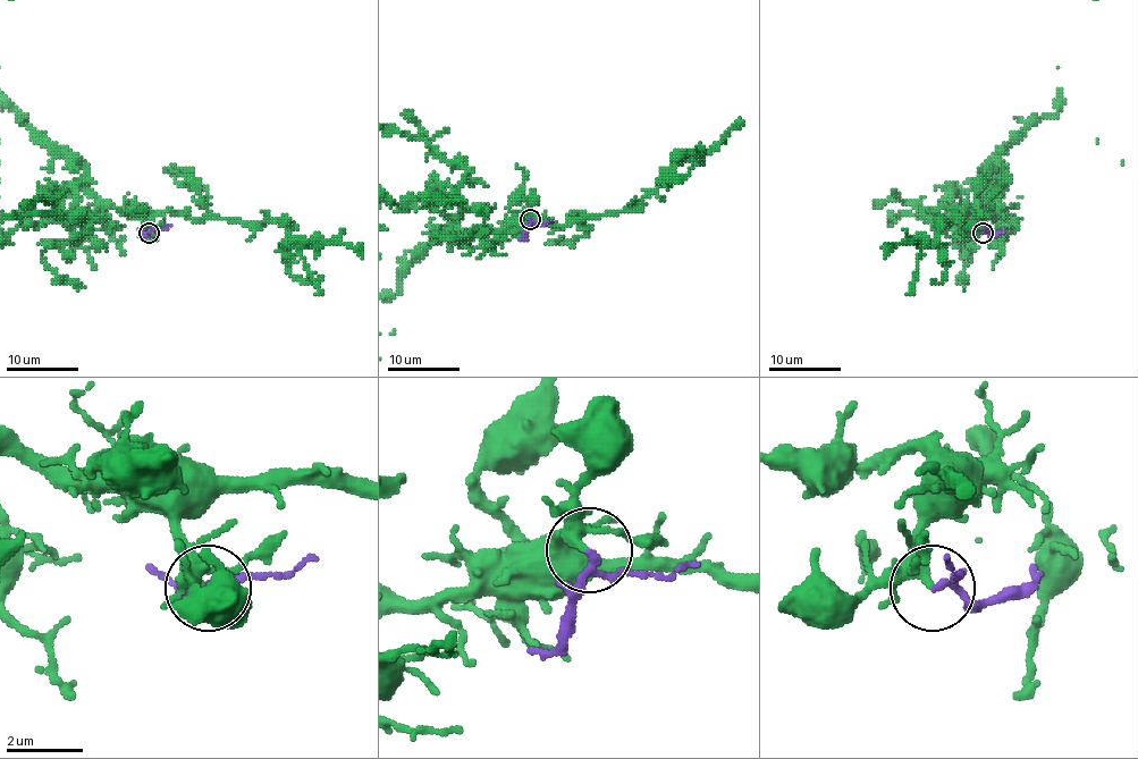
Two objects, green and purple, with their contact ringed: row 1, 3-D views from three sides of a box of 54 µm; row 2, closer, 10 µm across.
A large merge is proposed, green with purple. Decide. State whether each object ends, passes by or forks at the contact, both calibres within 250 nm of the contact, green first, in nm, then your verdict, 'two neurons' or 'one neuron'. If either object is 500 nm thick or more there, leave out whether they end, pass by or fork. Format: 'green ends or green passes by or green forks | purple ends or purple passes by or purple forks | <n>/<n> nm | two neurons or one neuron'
green forks | purple passes by | 200/150 nm | one neuron

